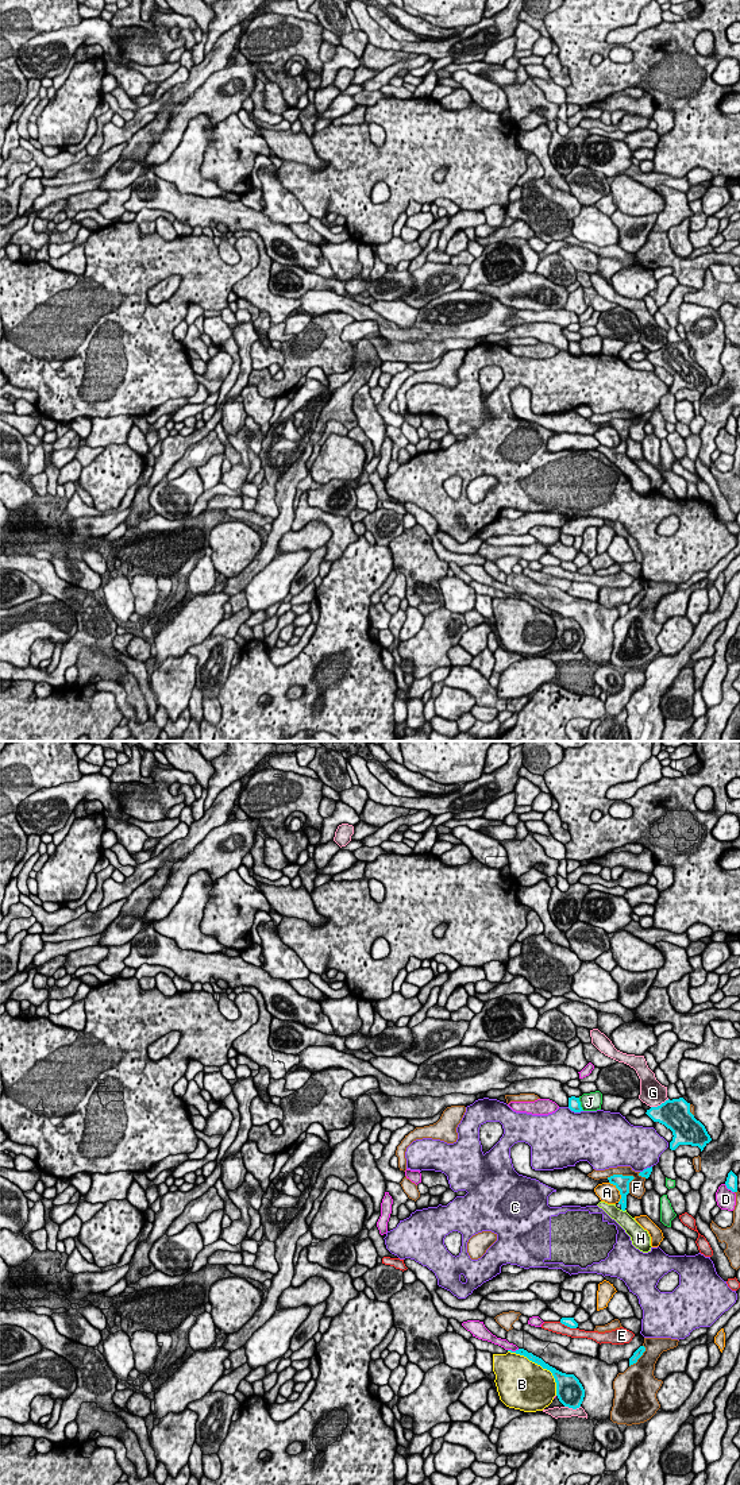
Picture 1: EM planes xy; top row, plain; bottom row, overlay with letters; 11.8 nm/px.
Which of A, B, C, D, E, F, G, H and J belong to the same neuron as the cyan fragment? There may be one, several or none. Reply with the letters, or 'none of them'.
H

